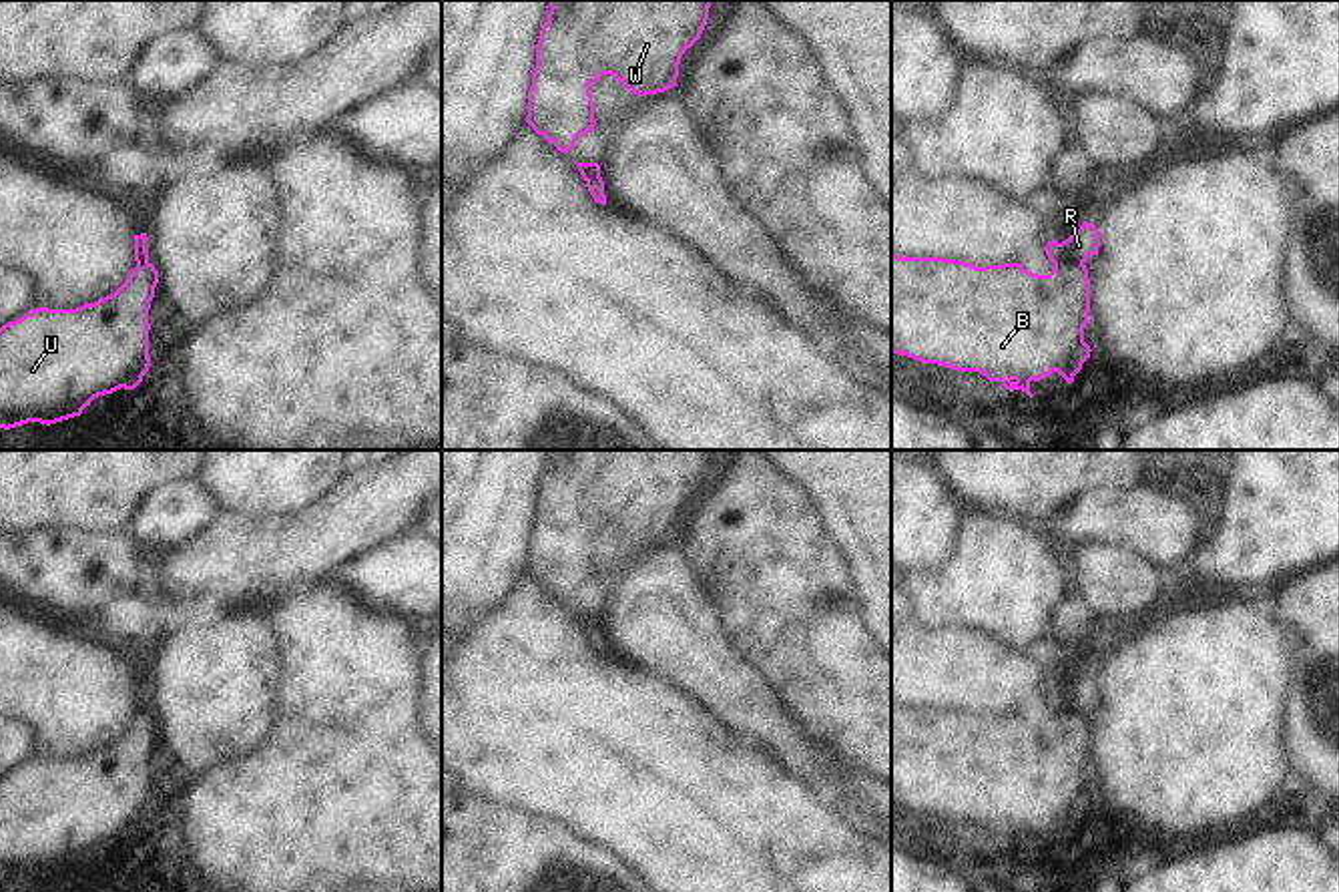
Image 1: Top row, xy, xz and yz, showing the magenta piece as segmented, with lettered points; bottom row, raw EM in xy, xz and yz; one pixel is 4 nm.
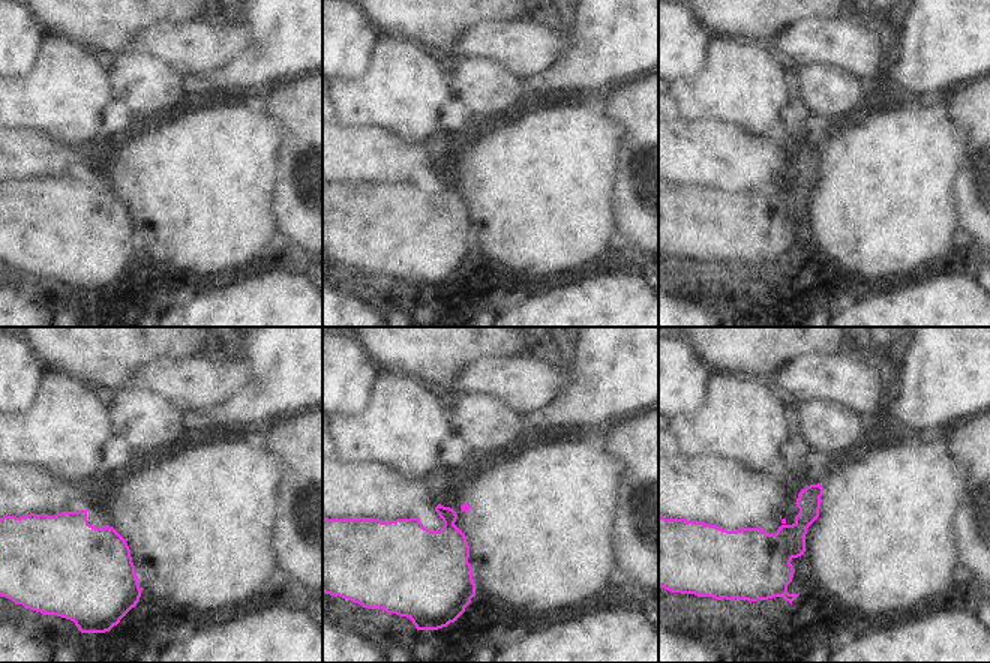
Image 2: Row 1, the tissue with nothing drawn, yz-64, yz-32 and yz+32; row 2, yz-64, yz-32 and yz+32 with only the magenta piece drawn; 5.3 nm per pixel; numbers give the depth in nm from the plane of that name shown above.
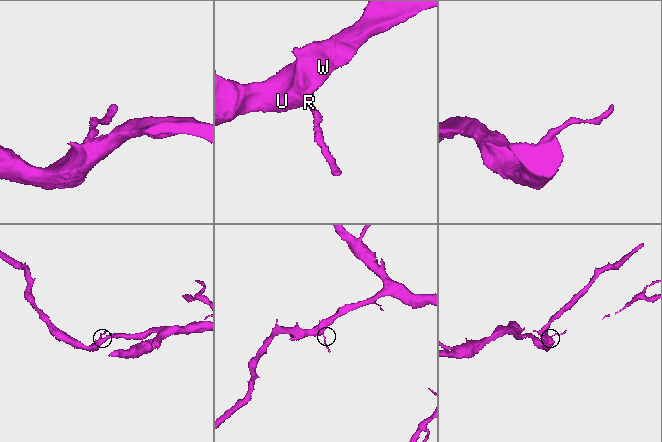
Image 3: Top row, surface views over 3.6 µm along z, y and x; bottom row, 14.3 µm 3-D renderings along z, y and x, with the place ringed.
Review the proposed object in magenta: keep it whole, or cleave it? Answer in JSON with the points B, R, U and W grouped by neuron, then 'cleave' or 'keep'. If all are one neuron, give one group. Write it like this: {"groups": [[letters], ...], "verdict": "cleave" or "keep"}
{"groups": [["B", "R", "U", "W"]], "verdict": "keep"}

